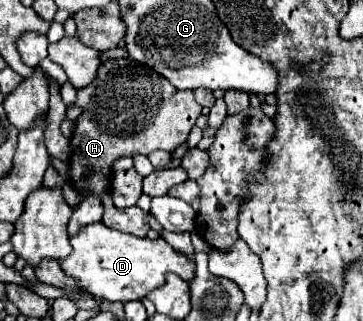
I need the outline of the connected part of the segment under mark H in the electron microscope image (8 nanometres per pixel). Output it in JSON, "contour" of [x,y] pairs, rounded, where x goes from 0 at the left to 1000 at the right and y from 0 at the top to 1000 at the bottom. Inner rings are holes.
{"contour":[[[361,178],[289,190],[267,221],[262,252],[251,252],[251,265],[223,271],[212,283],[207,327],[218,327],[229,340],[229,352],[201,377],[207,402],[196,421],[196,495],[190,495],[190,570],[196,570],[196,583],[218,601],[223,620],[240,607],[273,607],[284,620],[284,651],[289,651],[284,695],[295,707],[339,720],[339,726],[361,726],[377,738],[399,738],[410,720],[405,664],[383,645],[322,651],[311,639],[311,589],[306,589],[311,508],[328,489],[361,489],[372,477],[410,483],[416,470],[433,470],[433,464],[482,470],[499,445],[515,439],[526,396],[537,389],[543,364],[554,358],[554,327],[532,308],[532,283],[477,277],[471,259],[460,259],[460,246],[449,246],[449,234],[438,234],[433,221],[416,221],[416,209],[394,209],[388,196],[361,190]]]}

